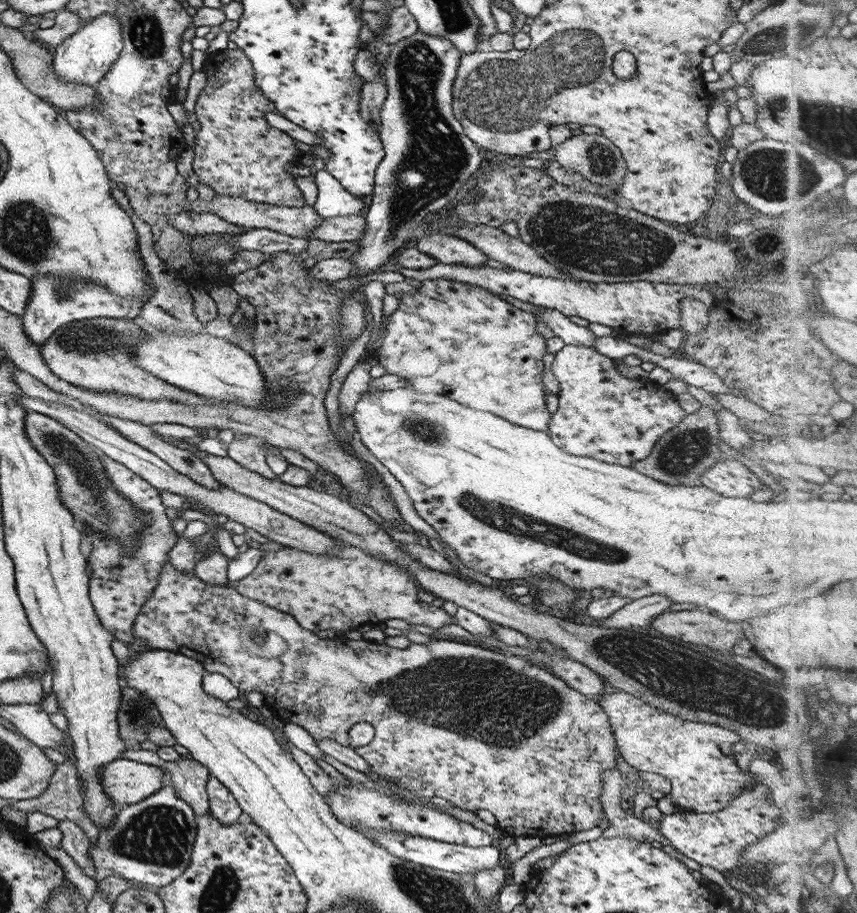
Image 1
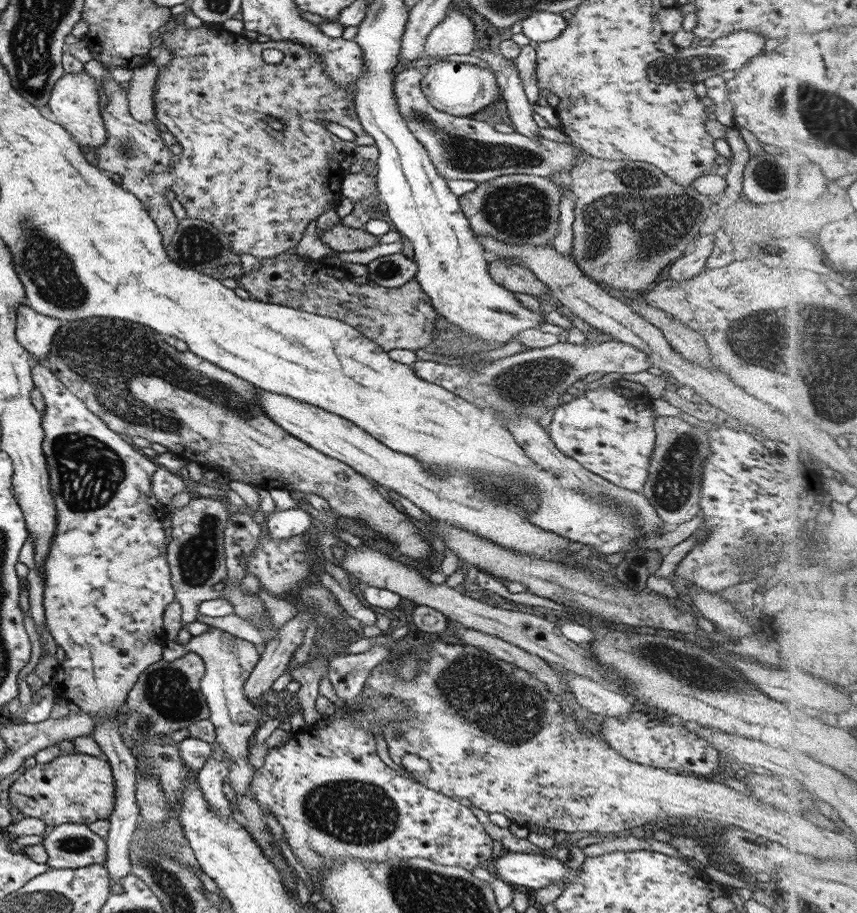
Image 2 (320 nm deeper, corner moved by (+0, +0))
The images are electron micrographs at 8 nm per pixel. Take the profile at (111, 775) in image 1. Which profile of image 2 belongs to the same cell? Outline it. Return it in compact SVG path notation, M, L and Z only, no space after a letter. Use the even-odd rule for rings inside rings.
M69 754L57 756L50 762L35 764L27 768L23 774L13 780L8 791L9 806L18 817L38 818L47 828L59 824L91 825L97 820L104 820L112 811L114 803L114 782L111 768L107 760L102 762L95 756L85 754Z

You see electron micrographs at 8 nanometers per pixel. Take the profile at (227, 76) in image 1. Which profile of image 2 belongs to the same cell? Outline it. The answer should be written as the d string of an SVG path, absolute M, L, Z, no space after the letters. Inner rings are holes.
M182 18L177 21L172 31L161 32L155 38L155 44L164 46L171 52L171 60L166 66L158 68L153 90L152 105L154 110L155 122L163 130L169 132L175 142L181 147L179 158L171 168L170 172L175 175L169 185L170 190L175 194L175 200L181 203L185 209L186 218L196 219L211 224L218 232L224 234L229 240L229 249L235 255L249 254L257 259L267 259L279 254L294 250L297 243L303 236L303 231L311 221L319 219L321 214L329 210L332 206L335 208L341 196L341 179L345 172L341 169L341 160L352 155L353 148L357 146L373 146L374 140L362 129L358 116L354 111L354 101L350 97L350 92L340 88L324 72L320 58L309 49L305 49L300 44L291 41L266 41L257 42L251 39L245 39L241 34L225 31L220 23L201 23L194 29L183 27ZM265 48L275 48L283 53L282 60L277 64L266 64L261 59L261 50ZM272 116L282 122L281 130L273 130L267 123L266 118ZM322 122L336 122L345 128L353 131L355 138L351 141L337 138L331 131L328 131Z

